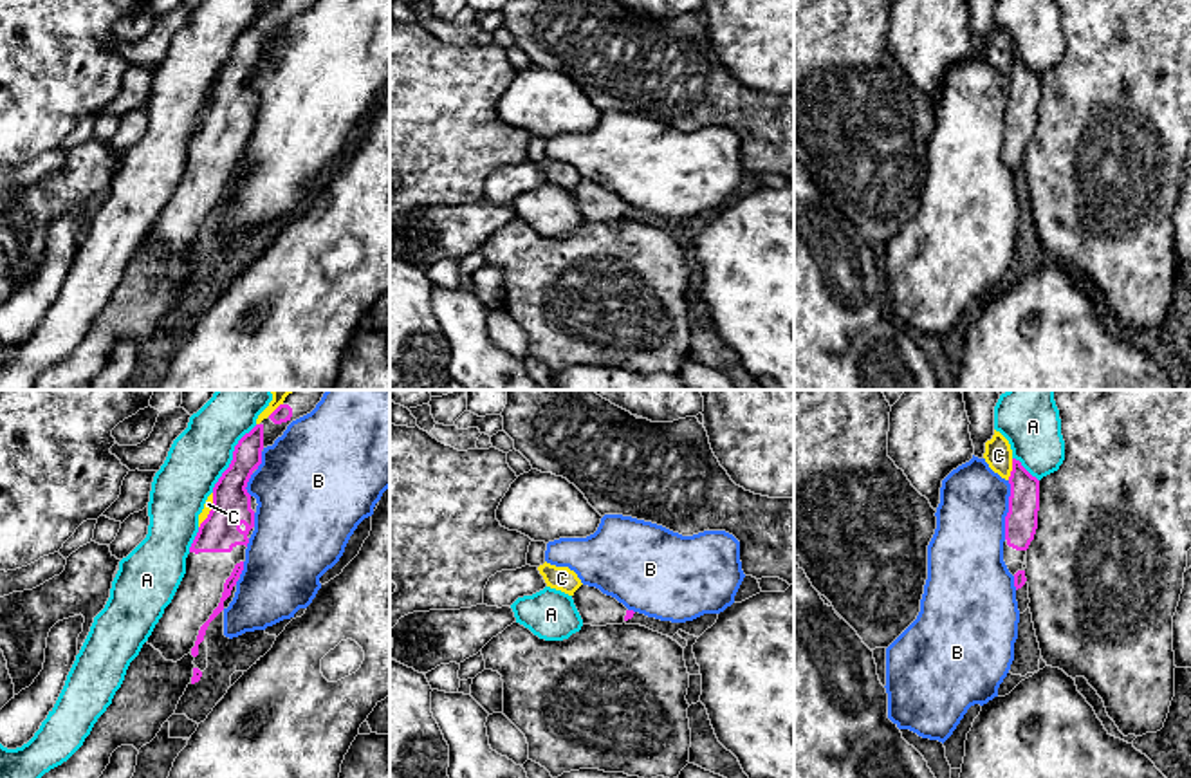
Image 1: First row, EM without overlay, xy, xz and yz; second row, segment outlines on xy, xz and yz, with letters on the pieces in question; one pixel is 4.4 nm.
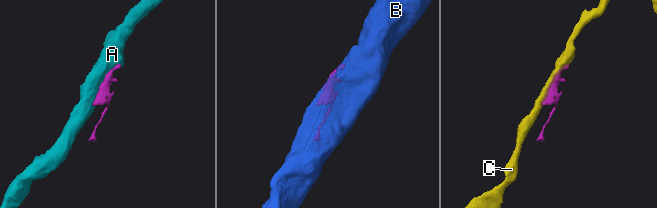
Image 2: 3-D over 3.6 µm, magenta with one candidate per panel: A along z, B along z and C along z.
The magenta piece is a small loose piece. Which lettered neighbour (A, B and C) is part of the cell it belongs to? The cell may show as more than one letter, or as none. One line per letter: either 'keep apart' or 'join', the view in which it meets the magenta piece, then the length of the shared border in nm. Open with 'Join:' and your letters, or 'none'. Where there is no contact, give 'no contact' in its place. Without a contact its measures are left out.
Join: none
A: keep apart; meets magenta in xy; contact 360 nm long
B: keep apart; meets magenta in yz; contact 260 nm long
C: keep apart; meets magenta in xy; contact 170 nm long

